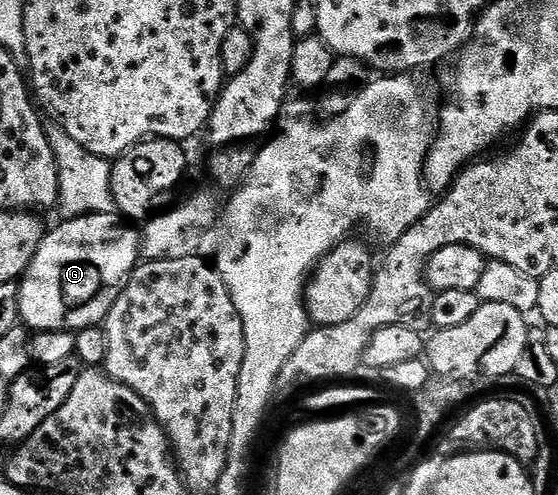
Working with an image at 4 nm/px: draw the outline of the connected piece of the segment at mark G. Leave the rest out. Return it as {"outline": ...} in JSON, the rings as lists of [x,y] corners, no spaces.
{"outline":[[[92,213],[89,217],[73,217],[61,222],[53,233],[52,230],[45,232],[43,243],[19,282],[20,321],[32,331],[79,331],[99,326],[141,260],[141,238],[137,230],[135,233],[127,229],[123,225],[125,222],[116,213]]]}

